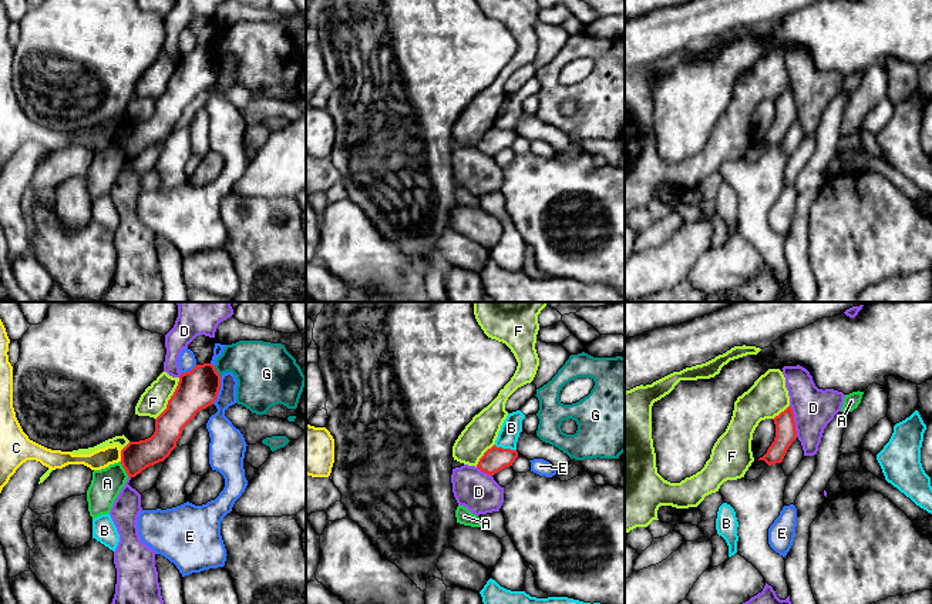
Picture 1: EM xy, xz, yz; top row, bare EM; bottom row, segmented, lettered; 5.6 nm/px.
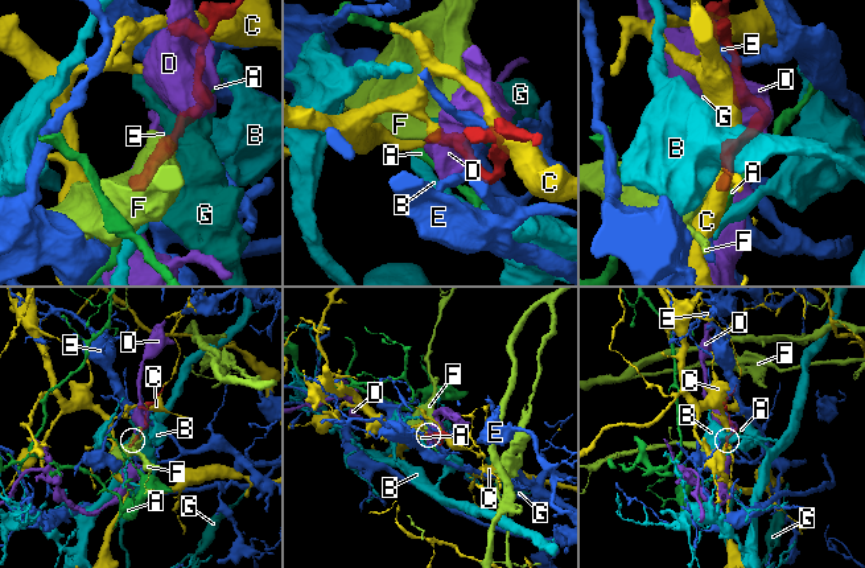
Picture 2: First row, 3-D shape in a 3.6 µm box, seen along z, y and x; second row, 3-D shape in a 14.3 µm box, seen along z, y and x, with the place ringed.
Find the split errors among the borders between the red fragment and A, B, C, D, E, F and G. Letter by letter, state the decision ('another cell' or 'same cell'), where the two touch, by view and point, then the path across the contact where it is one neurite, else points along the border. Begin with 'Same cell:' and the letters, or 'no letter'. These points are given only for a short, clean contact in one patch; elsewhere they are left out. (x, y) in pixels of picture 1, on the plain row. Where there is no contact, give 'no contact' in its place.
Same cell: no letter
A: another cell | xy (124, 148) | along xy (120, 143), (128, 157)
B: another cell | xz (505, 130) | along xz (494, 126), (515, 131)
C: another cell | xy (121, 137)
D: another cell | yz (793, 101)
E: another cell | xy (218, 71)
F: another cell | xy (170, 80)
G: another cell | xy (216, 53) | along xy (214, 47), (221, 57)

